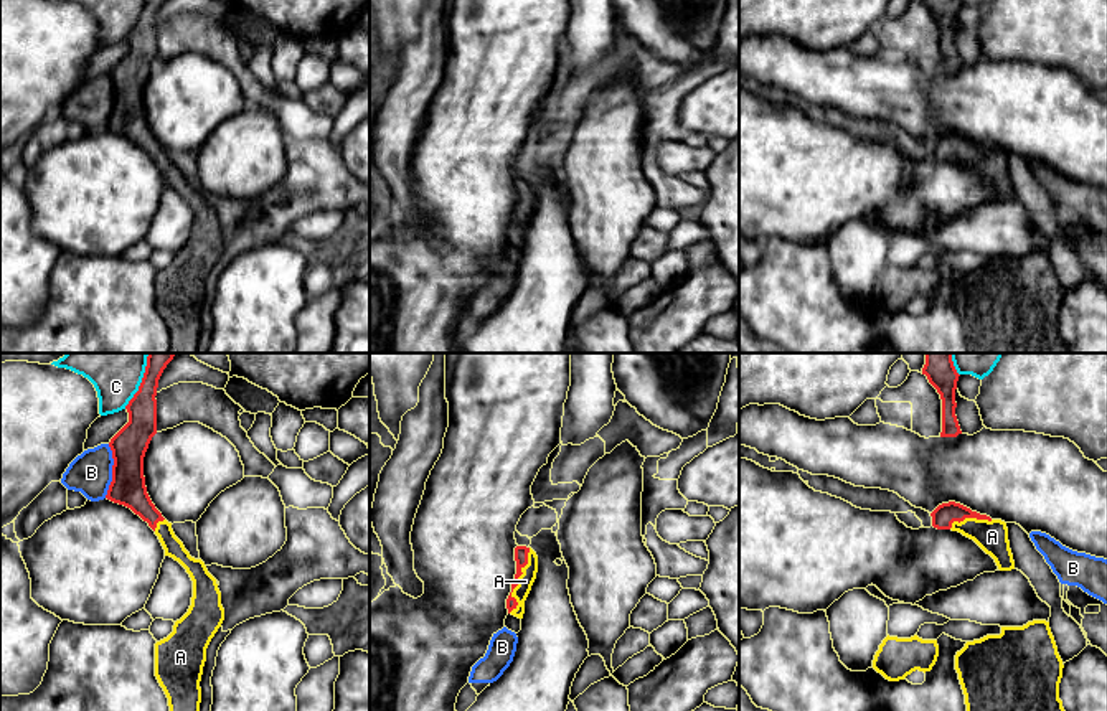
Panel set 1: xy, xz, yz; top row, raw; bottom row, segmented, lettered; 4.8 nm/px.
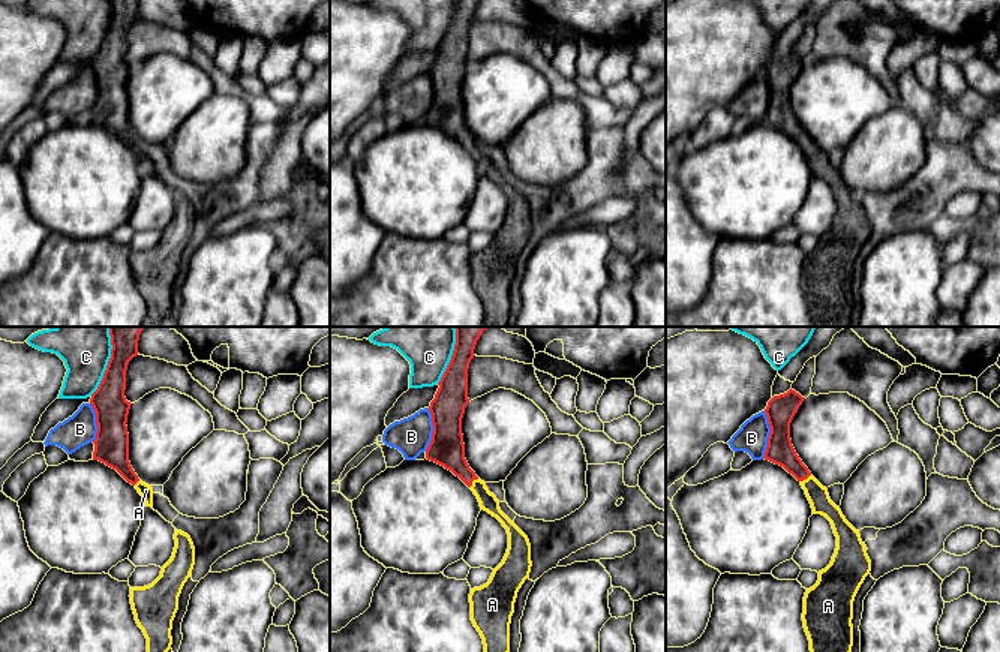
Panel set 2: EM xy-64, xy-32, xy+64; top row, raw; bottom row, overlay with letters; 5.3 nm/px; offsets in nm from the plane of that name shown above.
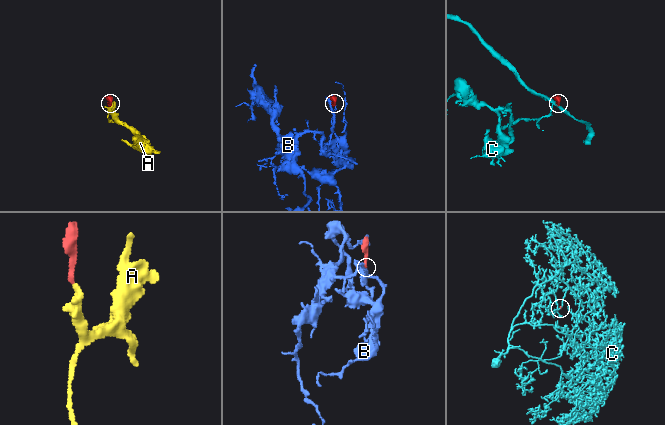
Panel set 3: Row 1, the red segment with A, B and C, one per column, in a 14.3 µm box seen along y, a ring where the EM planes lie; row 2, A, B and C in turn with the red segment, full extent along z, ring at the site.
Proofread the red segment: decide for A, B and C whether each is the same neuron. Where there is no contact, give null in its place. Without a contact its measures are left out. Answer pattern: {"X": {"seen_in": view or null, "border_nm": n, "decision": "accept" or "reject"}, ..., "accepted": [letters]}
{"A": {"seen_in": "xz", "border_nm": 340, "decision": "accept"}, "B": {"seen_in": "xy", "border_nm": 260, "decision": "reject"}, "C": {"seen_in": "xy", "border_nm": 220, "decision": "reject"}, "accepted": ["A"]}

